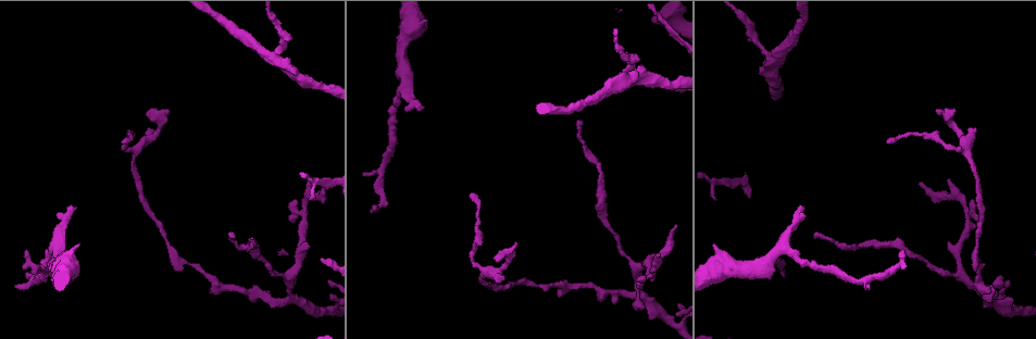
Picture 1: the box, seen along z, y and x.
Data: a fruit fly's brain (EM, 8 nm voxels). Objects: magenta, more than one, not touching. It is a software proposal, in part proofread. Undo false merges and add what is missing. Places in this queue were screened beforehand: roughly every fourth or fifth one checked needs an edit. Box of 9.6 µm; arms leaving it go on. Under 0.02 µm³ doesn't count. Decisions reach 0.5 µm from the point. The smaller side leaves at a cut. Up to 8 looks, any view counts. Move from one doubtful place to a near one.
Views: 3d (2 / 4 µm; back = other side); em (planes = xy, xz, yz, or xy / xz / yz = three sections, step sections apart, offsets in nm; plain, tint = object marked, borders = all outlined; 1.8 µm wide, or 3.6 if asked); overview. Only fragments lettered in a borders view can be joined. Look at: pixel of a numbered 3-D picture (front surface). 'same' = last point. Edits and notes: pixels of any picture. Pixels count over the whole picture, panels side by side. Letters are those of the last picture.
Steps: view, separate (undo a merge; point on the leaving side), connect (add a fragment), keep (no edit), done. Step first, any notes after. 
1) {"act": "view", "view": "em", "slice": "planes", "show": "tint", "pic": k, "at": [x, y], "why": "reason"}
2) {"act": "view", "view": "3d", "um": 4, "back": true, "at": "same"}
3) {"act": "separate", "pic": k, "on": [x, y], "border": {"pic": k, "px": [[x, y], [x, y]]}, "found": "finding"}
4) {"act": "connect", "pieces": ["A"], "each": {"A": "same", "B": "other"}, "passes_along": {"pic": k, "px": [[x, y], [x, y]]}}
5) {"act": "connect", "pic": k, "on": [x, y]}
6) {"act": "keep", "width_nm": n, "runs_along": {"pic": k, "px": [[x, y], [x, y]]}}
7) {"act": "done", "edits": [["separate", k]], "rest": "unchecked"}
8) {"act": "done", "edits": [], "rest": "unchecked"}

{"act": "view", "view": "em", "slice": "xy", "step": 16, "show": "borders", "pic": 1, "at": [373, 209], "why": "an open end"}

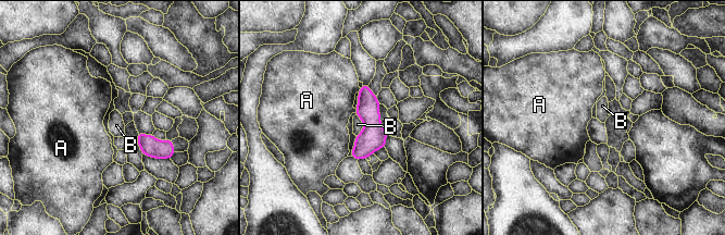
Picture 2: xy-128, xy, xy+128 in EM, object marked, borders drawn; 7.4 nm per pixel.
{"act": "keep", "width_nm": 190, "each": {"A": "other", "B": "other"}, "border": {"pic": 2, "px": [[357, 114], [363, 128], [355, 136]]}, "found": "none of them fits"}

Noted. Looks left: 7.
{"act": "view", "view": "em", "slice": "yz", "step": 8, "show": "borders", "pic": 1, "at": [76, 209], "why": "free end"}

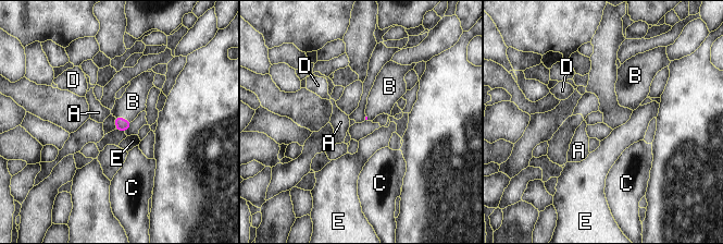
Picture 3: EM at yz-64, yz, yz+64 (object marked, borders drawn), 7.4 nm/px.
{"act": "connect", "pieces": ["B"], "each": {"A": "other", "B": "same", "C": "other", "D": "other", "E": "other"}, "passes_along": {"pic": 3, "px": [[122, 125], [123, 118], [133, 101]]}, "found": "it goes on there"}

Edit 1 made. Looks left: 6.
{"act": "view", "view": "overview"}

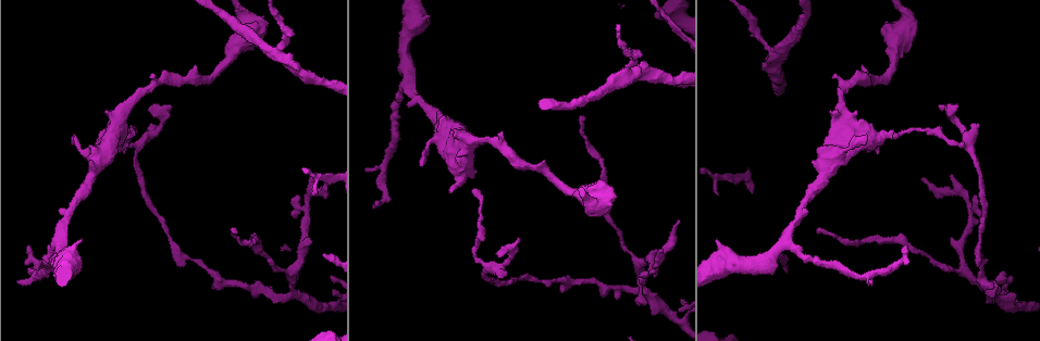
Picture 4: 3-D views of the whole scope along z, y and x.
{"act": "view", "view": "em", "slice": "planes", "show": "borders", "pic": 4, "at": [448, 192], "why": "free end"}

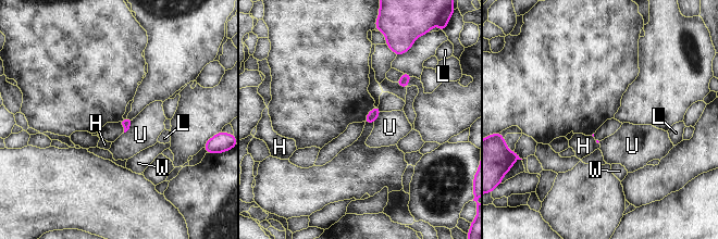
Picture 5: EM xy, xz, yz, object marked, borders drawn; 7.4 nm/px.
{"act": "keep", "each": {"H": "other", "L": "other", "U": "other", "W": "other"}, "border": {"pic": 5, "px": [[133, 120], [124, 133]]}, "found": "no lettered fragment goes on from it"}

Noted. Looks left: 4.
{"act": "done", "edits": [["connect", 3]], "rest": "unchecked"}

